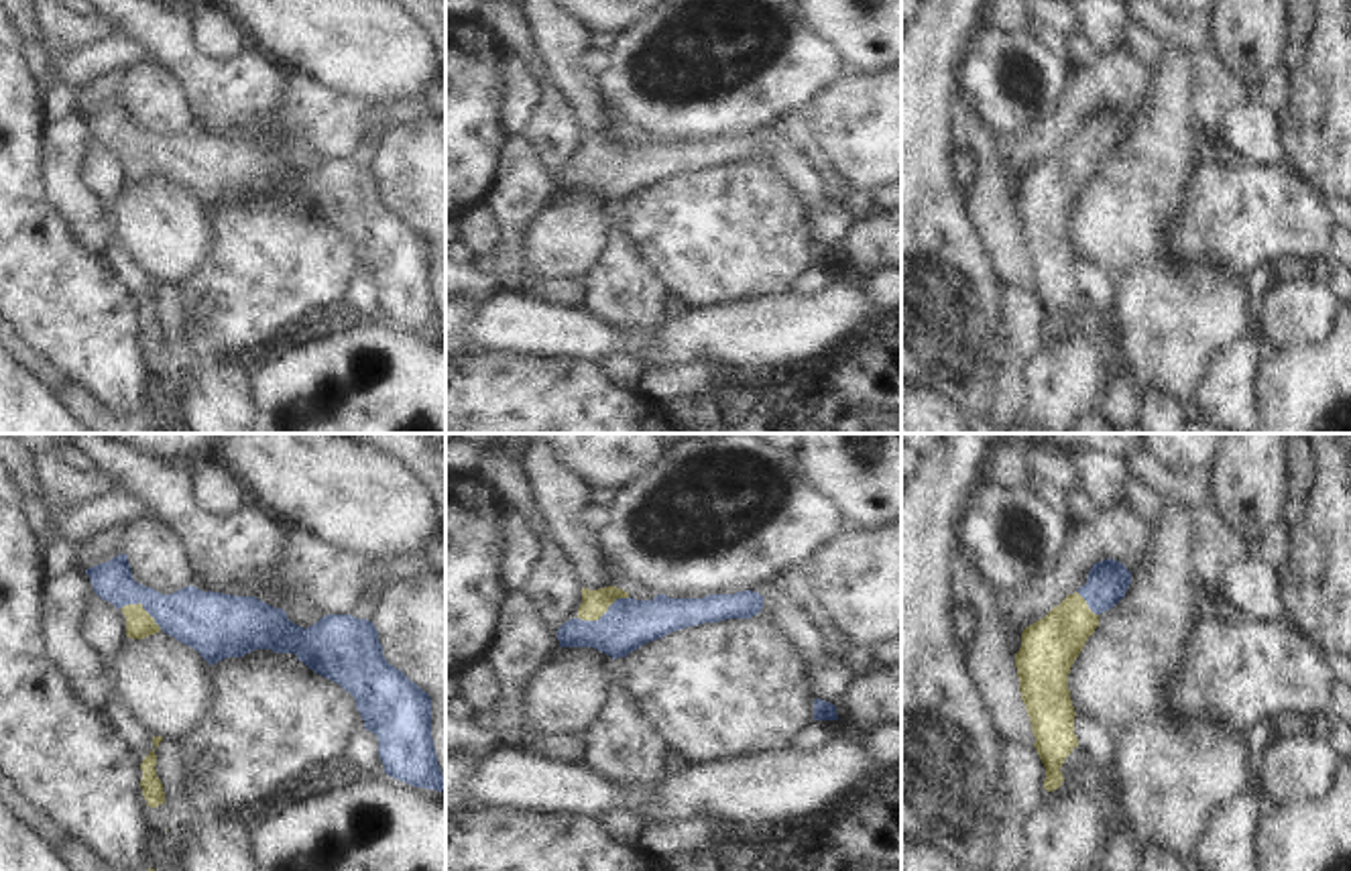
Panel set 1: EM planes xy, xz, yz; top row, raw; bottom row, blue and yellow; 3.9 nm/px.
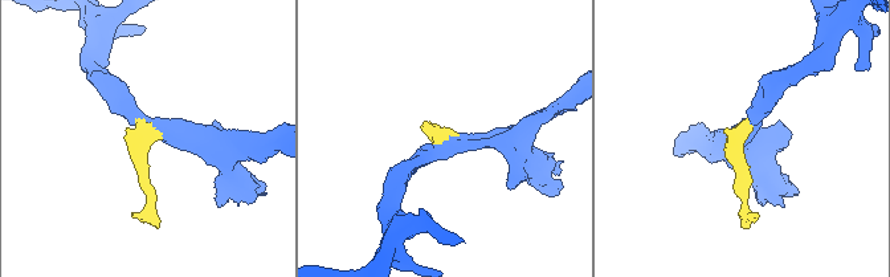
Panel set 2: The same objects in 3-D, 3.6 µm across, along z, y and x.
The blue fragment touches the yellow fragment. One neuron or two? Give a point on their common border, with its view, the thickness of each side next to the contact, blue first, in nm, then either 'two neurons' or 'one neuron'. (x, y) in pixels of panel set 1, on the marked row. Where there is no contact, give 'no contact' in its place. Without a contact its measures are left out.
xz (605, 613) | 200/110 nm | one neuron

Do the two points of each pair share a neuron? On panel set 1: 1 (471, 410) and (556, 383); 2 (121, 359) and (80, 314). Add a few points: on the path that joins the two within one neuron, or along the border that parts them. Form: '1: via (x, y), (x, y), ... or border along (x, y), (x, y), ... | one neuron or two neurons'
1: via (491, 410), (530, 410), (536, 403) | one neuron
2: via (110, 349), (86, 324) | one neuron

